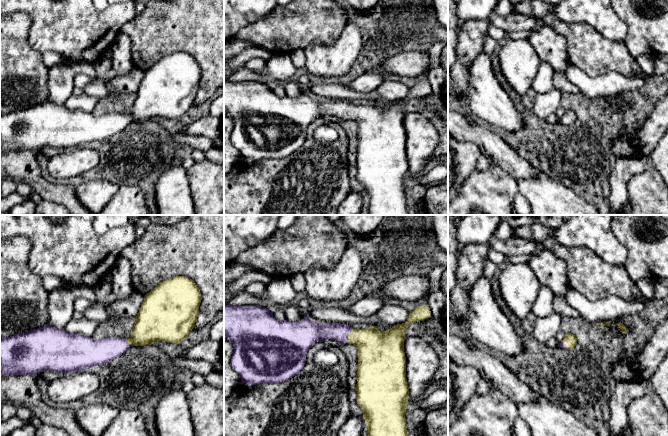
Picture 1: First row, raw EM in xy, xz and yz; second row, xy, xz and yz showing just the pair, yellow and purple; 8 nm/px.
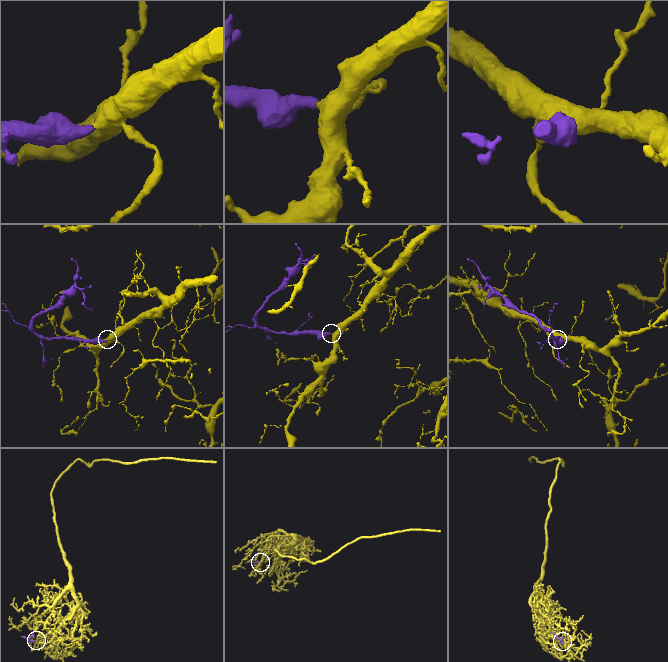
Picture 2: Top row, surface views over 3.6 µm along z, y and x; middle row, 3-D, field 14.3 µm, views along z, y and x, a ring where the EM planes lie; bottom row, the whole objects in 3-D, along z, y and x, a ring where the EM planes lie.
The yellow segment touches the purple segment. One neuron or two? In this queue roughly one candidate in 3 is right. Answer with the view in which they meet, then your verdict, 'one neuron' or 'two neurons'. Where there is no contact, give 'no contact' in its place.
contact in xz; one neuron

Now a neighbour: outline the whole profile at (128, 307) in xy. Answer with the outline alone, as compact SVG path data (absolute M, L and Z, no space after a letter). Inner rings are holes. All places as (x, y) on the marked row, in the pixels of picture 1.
M133 291L129 297L109 303L107 314L121 317L136 317L145 295Z

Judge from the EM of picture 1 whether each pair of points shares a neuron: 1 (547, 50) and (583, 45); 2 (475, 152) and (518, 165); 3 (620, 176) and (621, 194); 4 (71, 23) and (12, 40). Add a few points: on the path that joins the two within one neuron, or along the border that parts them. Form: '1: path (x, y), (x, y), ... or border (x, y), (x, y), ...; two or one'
1: border (552, 28), (566, 41), (566, 58), (569, 63); two
2: border (461, 141), (474, 143), (482, 153); two
3: path (620, 180), (620, 190); one
4: border (24, 13), (30, 17), (28, 43), (41, 53); two

